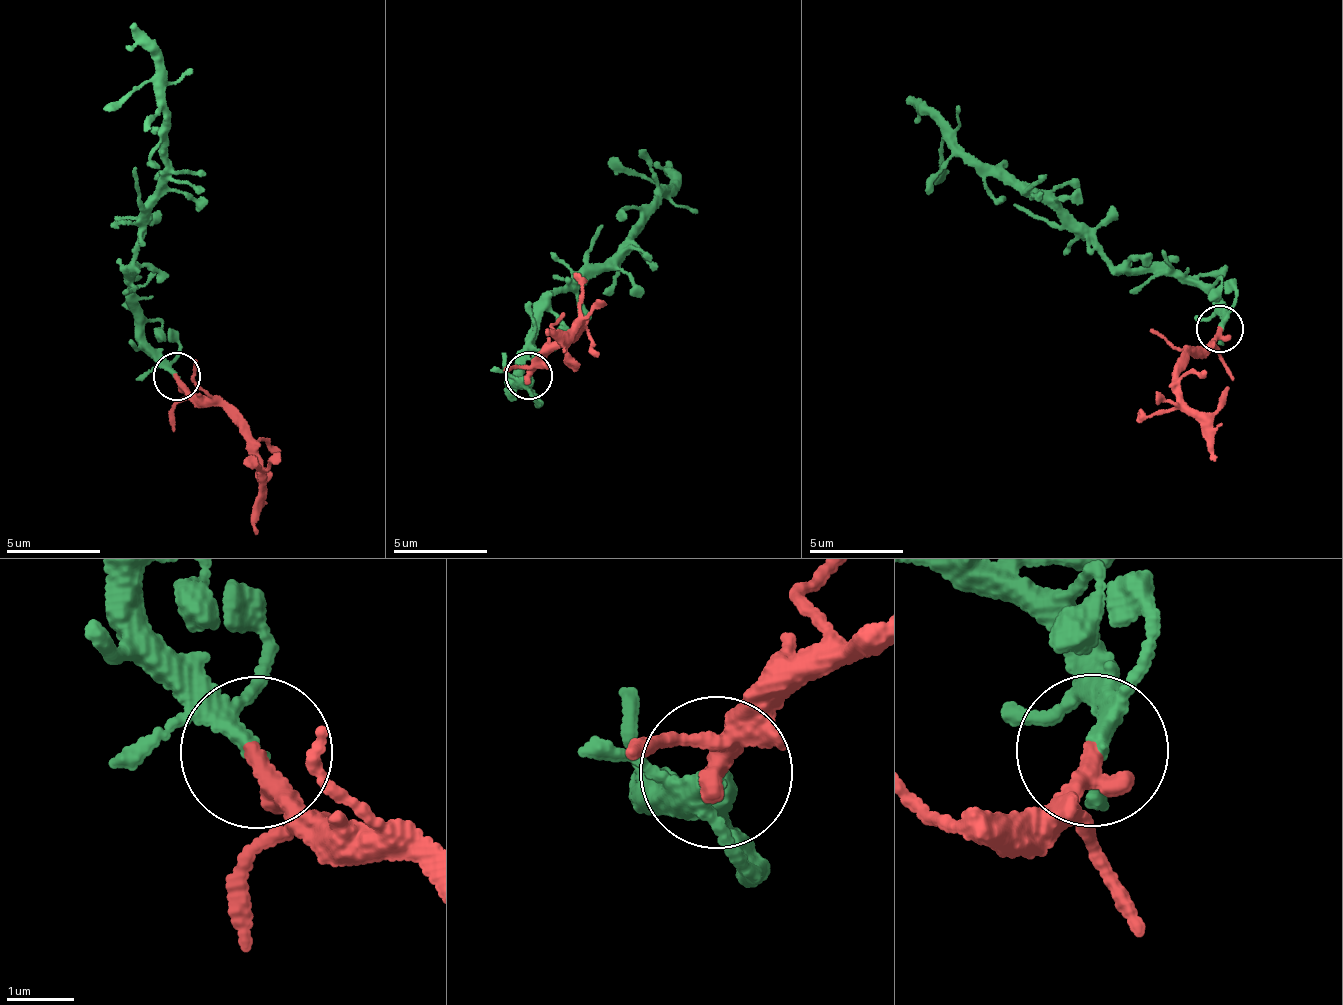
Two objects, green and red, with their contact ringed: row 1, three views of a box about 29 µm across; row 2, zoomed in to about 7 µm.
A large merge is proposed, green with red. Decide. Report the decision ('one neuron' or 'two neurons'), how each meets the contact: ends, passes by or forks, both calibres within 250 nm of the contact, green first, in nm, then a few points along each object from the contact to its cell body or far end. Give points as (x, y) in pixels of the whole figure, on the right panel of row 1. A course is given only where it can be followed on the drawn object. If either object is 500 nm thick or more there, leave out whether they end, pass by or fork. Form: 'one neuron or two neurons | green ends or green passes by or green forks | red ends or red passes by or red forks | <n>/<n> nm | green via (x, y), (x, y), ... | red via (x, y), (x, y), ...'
one neuron | green passes by | red ends | 200/360 nm | green via (1219, 328), (1223, 310), (1183, 280), (1120, 273), (1038, 198), (997, 180), (909, 99) | red via (1219, 328), (1214, 341), (1188, 352), (1179, 379), (1185, 410), (1216, 461)

